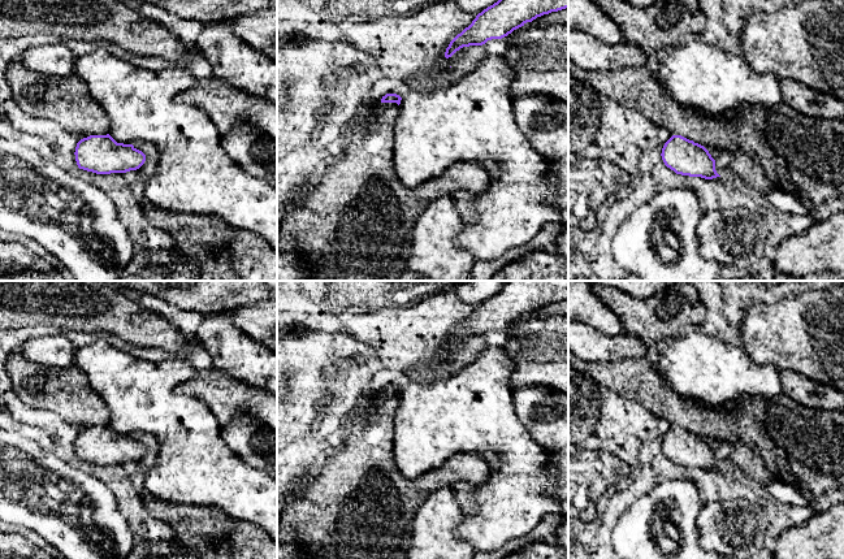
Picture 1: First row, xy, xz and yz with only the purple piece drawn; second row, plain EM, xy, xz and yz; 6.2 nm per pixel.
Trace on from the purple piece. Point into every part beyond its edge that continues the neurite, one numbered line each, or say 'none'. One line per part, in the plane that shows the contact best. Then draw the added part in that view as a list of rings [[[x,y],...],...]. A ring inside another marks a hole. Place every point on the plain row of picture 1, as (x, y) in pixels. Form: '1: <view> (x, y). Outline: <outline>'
none

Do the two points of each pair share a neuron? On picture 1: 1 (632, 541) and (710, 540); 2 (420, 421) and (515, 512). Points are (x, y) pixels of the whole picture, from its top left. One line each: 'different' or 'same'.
1: different
2: same

